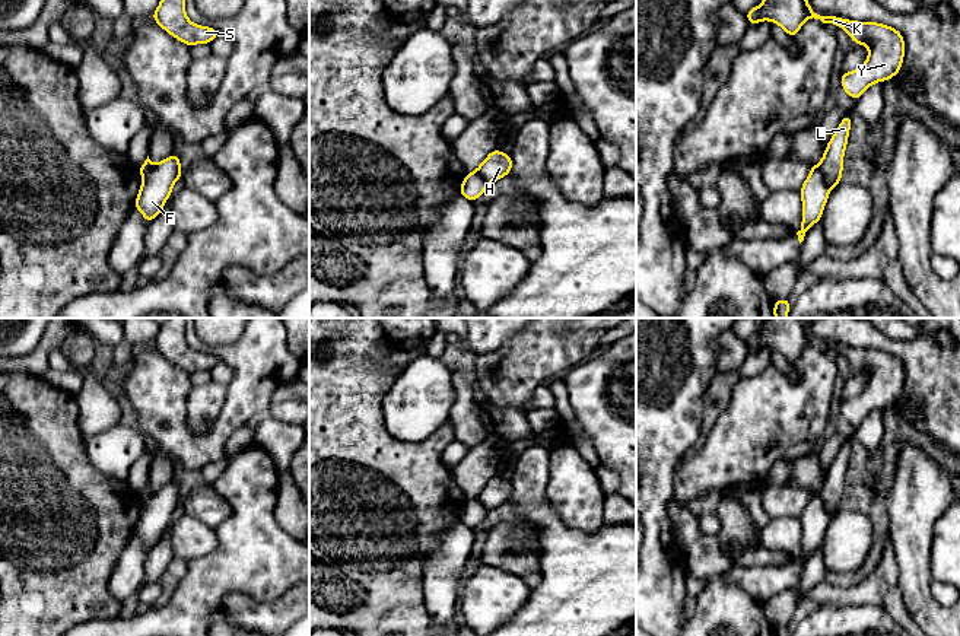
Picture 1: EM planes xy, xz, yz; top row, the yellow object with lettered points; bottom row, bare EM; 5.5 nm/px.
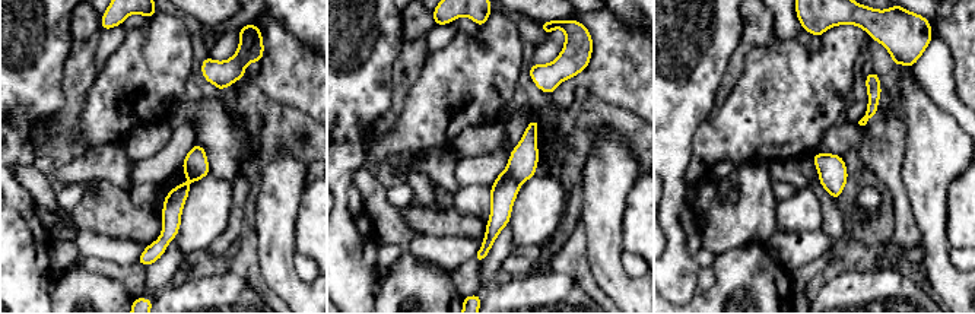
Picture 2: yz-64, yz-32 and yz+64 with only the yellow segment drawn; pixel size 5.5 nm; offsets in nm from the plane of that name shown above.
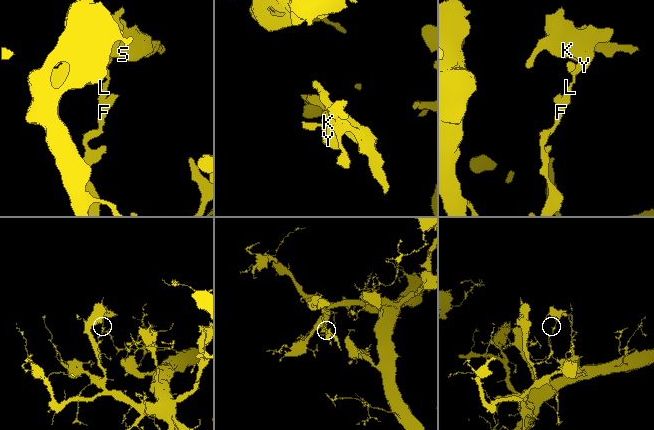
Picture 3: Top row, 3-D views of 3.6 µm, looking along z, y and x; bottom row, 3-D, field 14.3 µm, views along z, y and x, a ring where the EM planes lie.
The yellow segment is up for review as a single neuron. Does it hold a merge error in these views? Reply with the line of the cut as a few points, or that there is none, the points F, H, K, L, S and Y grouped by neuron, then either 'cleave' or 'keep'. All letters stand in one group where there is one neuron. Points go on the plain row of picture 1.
cut in yz along (816, 492), (830, 515); F H / K L S Y; cleave

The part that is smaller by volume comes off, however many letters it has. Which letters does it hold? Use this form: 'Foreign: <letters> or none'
Foreign: K, L, S, Y

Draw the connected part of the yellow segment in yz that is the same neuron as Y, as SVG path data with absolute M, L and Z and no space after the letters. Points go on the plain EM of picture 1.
M766 318L763 328L746 338L750 353L762 347L779 352L789 363L797 363L802 350L811 344L842 354L856 372L868 373L868 385L852 398L843 398L840 413L858 427L874 410L899 401L905 385L905 365L896 356L878 349L858 349L835 341L817 341L802 318Z

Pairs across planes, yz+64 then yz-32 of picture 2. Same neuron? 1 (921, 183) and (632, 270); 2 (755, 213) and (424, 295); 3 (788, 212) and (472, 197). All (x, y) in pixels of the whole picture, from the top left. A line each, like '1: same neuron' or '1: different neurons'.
1: different neurons
2: different neurons
3: same neuron

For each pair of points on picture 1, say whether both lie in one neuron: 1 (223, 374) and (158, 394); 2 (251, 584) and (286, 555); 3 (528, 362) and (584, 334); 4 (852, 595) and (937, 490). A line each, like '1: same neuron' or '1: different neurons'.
1: different neurons
2: same neuron
3: same neuron
4: different neurons

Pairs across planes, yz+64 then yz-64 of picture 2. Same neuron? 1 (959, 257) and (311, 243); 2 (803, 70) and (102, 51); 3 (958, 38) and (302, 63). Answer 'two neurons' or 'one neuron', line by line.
1: two neurons
2: two neurons
3: one neuron

